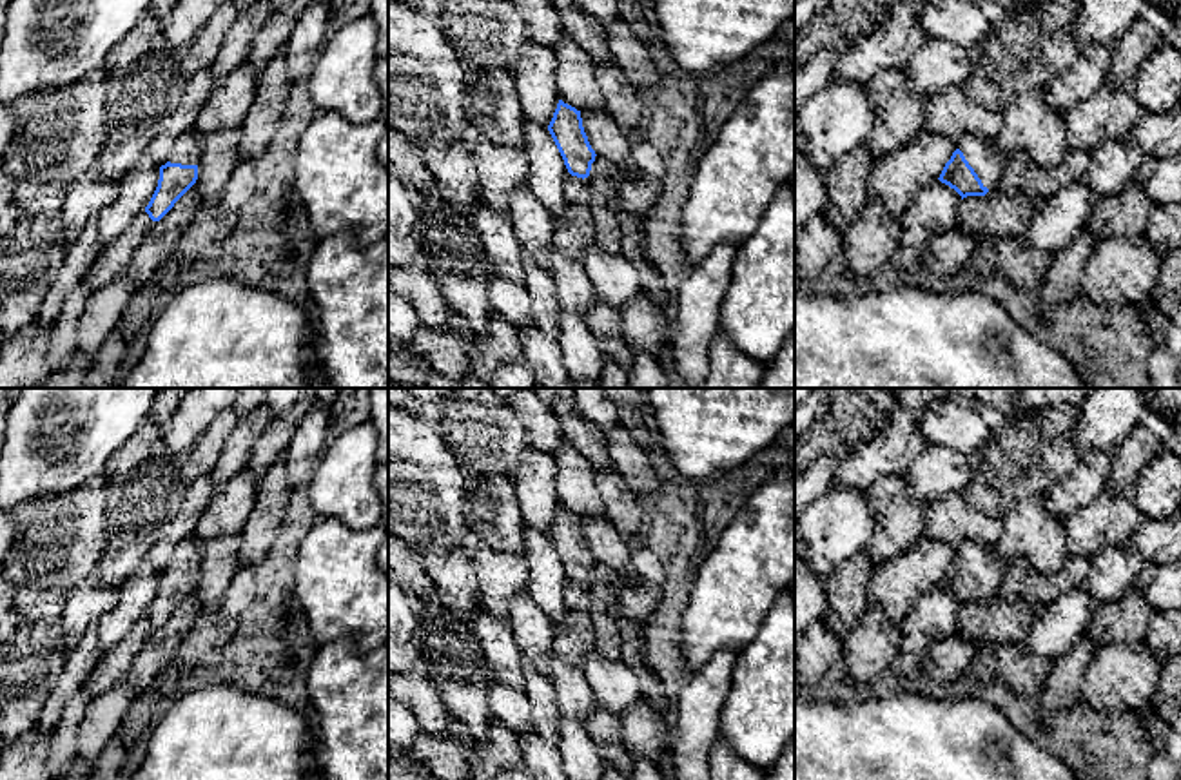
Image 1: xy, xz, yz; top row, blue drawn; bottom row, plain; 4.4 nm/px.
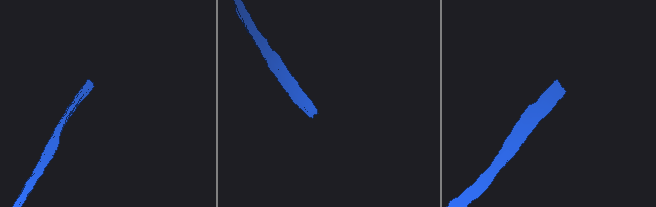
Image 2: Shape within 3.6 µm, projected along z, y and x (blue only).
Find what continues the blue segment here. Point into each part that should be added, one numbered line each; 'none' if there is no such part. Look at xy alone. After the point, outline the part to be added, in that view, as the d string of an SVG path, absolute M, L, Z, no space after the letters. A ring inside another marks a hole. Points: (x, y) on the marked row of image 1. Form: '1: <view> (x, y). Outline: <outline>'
1: xy (185, 151). Outline: M192 127L176 140L169 161L181 165L200 165L201 152L203 149L200 147Z

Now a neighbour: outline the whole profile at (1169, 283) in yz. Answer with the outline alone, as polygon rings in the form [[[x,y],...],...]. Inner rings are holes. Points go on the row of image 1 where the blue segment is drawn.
[[[1181,245],[1165,256],[1159,278],[1147,301],[1161,303],[1168,296],[1181,303]]]

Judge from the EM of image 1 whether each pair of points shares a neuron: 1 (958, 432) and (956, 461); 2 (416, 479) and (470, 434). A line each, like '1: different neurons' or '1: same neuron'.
1: different neurons
2: different neurons

